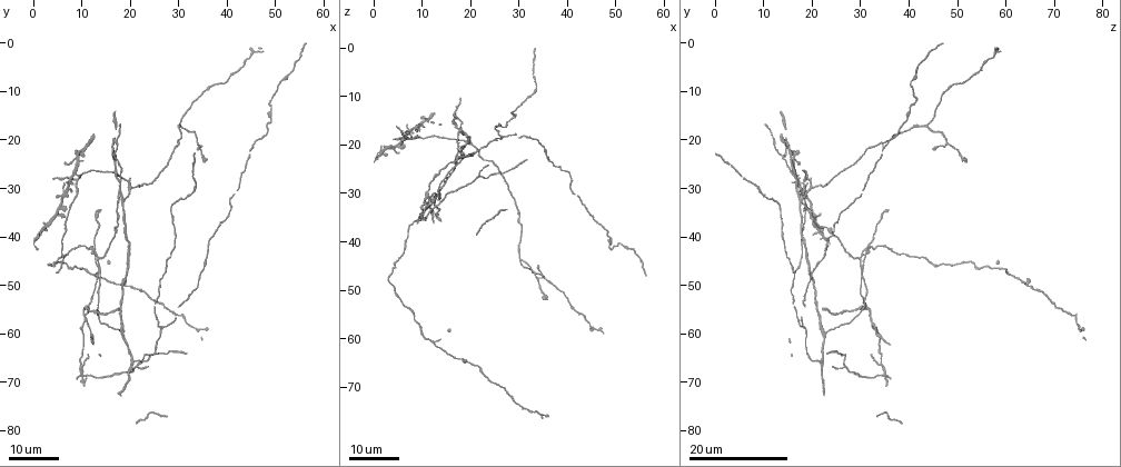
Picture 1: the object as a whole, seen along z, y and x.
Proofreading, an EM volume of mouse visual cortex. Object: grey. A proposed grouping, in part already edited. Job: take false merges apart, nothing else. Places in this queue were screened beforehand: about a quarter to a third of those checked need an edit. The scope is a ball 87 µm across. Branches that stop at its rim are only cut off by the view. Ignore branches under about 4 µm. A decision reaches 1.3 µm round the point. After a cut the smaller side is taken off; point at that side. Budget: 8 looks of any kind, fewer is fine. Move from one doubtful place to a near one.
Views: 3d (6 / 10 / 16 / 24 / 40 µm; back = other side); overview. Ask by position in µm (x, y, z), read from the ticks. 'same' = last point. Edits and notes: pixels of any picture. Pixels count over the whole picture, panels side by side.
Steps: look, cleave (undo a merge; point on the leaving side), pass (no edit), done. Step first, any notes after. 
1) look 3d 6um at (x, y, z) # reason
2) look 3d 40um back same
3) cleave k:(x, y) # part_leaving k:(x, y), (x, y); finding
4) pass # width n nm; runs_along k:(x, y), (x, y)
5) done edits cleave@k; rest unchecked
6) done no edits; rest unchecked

look 3d 24um at (7.5, 34.5, 18.5) # side arm on a straight run

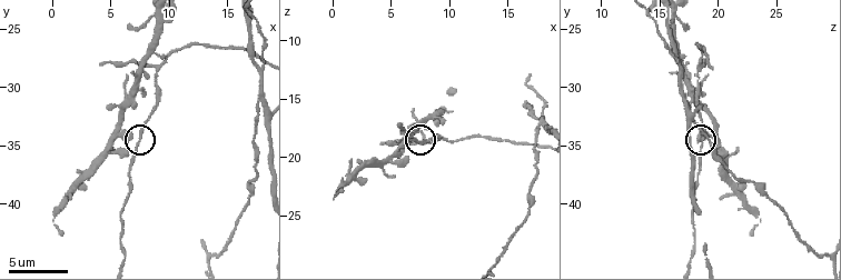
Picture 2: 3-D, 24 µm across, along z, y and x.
look 3d 6um at (7.2, 35.0, 18.6)

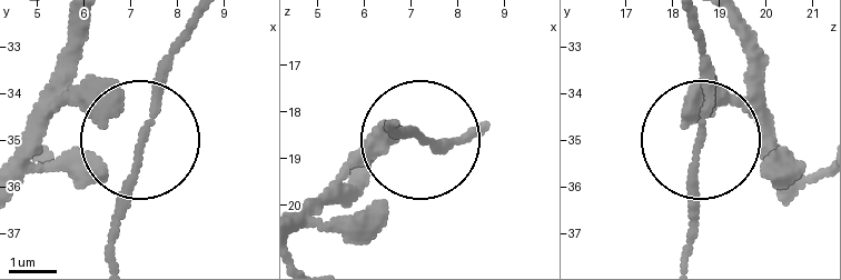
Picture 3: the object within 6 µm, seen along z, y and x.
pass # side_arm 15 um; runs_along 3:(689, 23), (704, 59), (692, 247); all the same cell

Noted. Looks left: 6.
look 3d 16um at (20.5, 30.0, 20.5) # arms part here

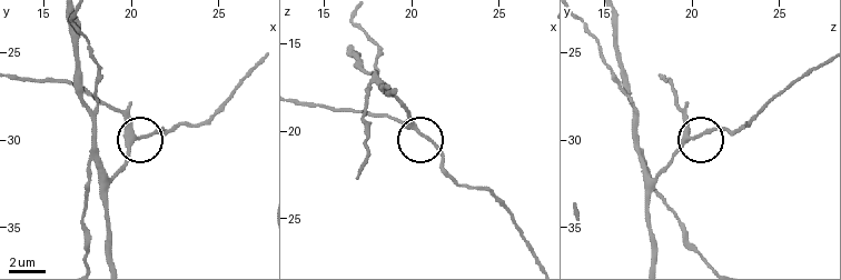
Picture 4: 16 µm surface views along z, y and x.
look 3d 10um at (20.2, 30.0, 19.9)

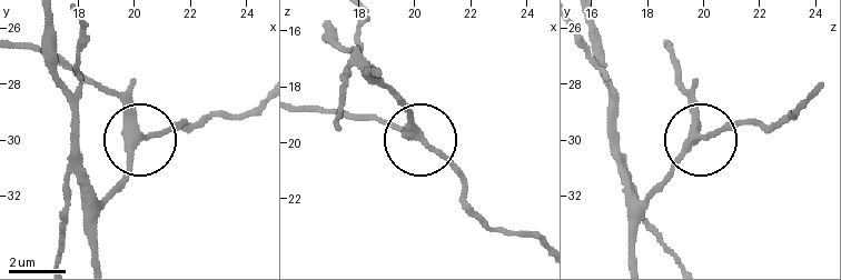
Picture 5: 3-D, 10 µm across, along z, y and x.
pass # arms 3; all the same cell

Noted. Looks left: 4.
look 3d 24um at (30.0, 16.5, 44.0) # branch point

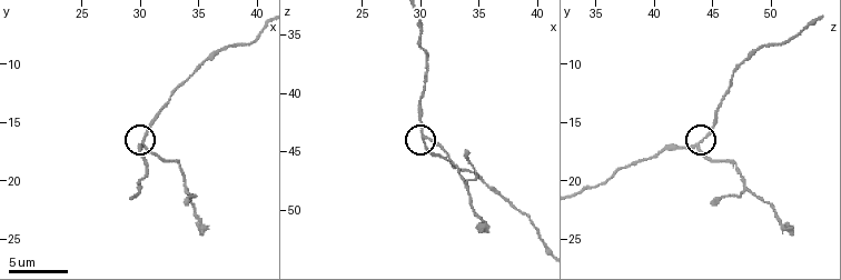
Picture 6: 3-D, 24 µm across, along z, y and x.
look 3d 6um at (30.2, 17.0, 44.0)

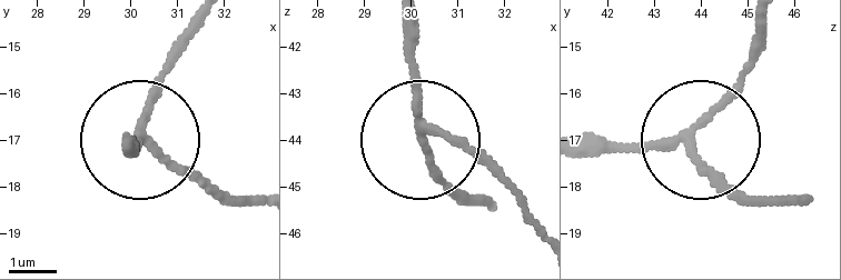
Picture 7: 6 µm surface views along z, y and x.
cleave 7:(197, 179) # side_arm 14 um; part_leaving 7:(150, 139), (194, 174), (254, 194); a second cell is stuck on

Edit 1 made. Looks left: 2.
look 3d 16um at (20.5, 66.0, 21.5)

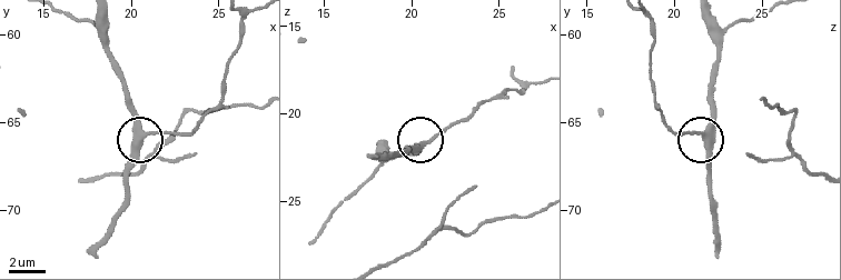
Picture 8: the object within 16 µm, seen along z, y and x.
look 3d 6um at (20.9, 65.8, 21.7) # closer look

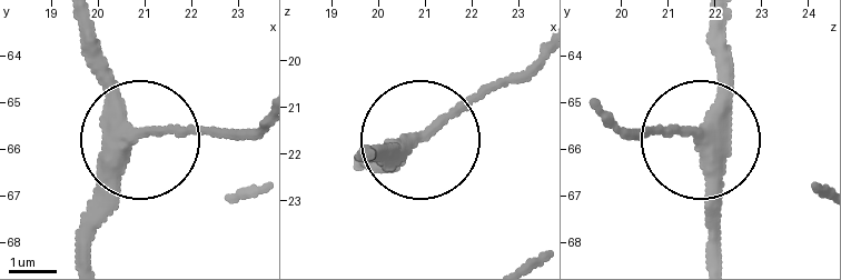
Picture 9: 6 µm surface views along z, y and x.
pass # width 300 nm; runs_along 9:(728, 20), (728, 103), (703, 151), (711, 231); one cell here

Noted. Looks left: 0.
done edits cleave@7; rest unchecked

